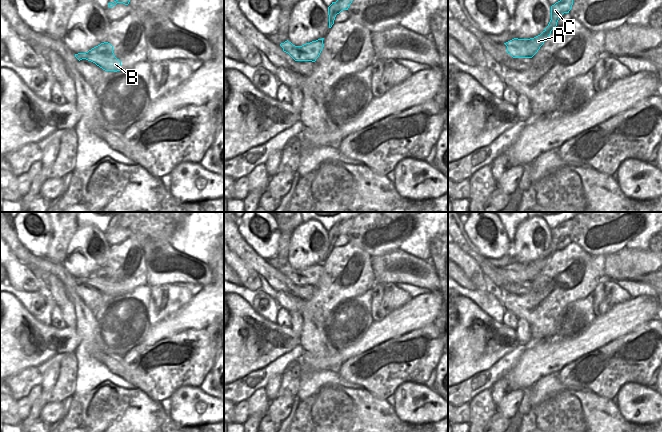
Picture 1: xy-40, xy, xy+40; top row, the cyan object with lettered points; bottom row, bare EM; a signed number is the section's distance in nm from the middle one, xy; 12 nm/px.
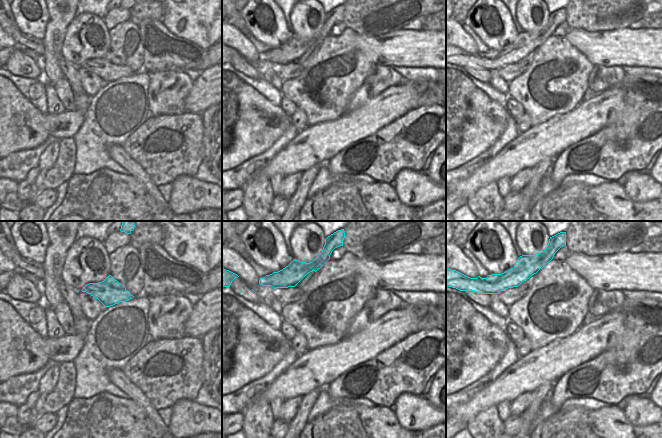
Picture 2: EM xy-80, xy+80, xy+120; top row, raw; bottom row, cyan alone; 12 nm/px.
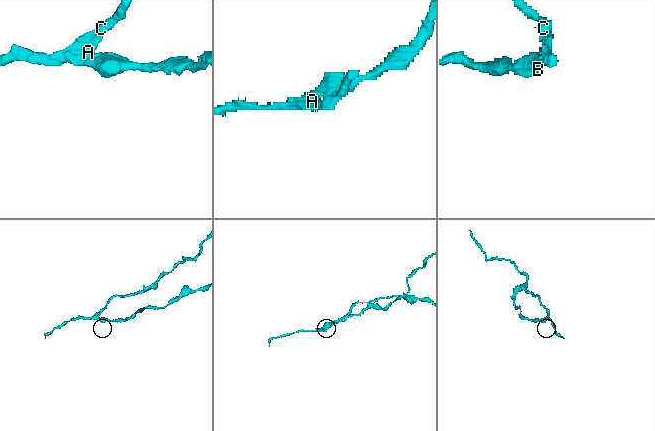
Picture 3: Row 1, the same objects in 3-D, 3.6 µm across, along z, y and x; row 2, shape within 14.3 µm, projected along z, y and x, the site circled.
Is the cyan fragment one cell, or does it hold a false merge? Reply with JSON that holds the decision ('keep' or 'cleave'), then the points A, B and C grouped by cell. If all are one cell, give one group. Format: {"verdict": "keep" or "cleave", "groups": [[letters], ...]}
{"verdict": "cleave", "groups": [["A", "B"], ["C"]]}

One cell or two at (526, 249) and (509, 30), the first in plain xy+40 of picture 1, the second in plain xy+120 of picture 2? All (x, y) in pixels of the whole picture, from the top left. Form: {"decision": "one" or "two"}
{"decision": "two"}

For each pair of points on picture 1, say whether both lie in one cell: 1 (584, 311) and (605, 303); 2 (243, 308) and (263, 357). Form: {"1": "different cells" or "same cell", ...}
{"1": "different cells", "2": "same cell"}

